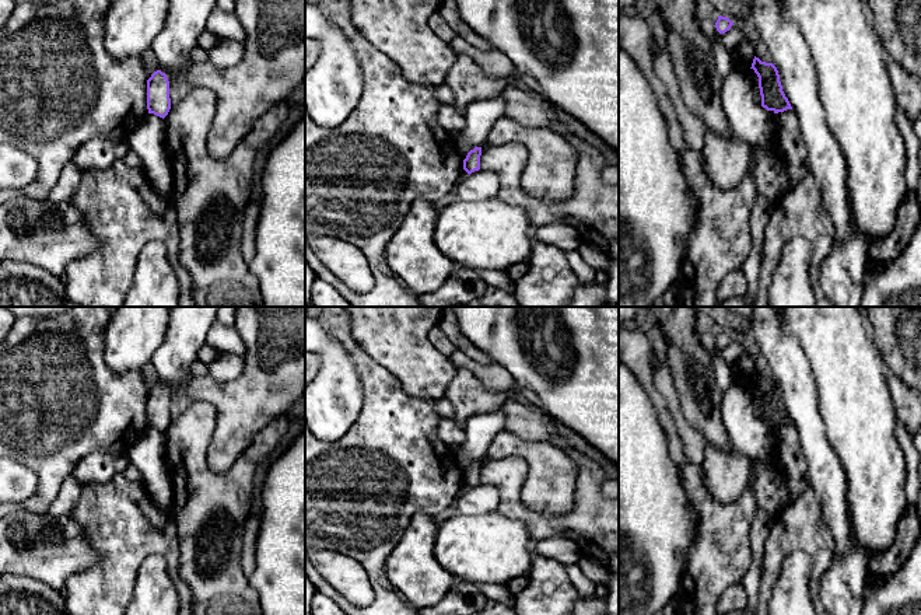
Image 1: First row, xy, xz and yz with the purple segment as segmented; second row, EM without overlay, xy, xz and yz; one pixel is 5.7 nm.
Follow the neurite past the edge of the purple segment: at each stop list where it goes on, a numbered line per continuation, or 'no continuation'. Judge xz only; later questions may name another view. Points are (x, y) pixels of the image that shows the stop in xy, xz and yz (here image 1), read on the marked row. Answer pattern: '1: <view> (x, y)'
no continuation

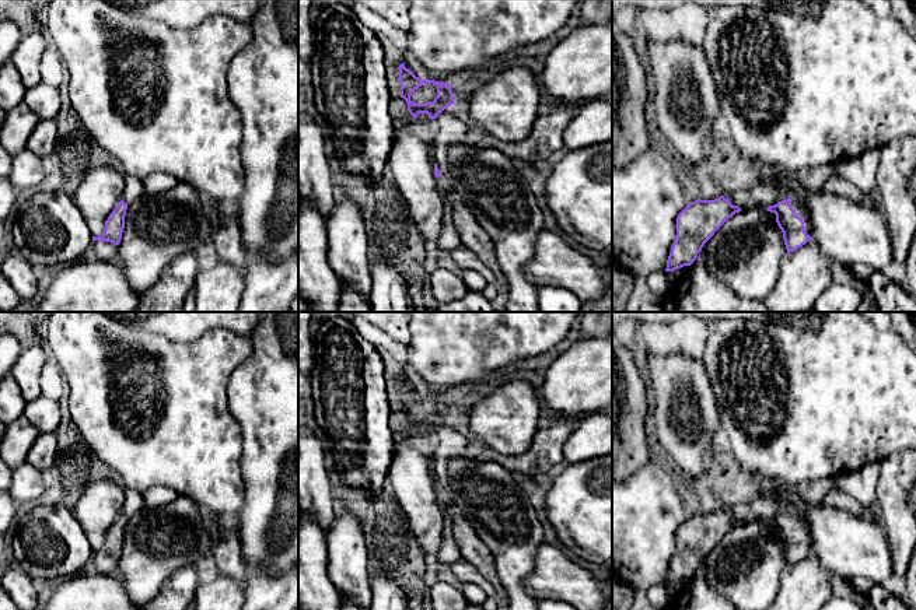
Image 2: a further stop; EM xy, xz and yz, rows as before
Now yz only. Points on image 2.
1: yz (797, 206)

